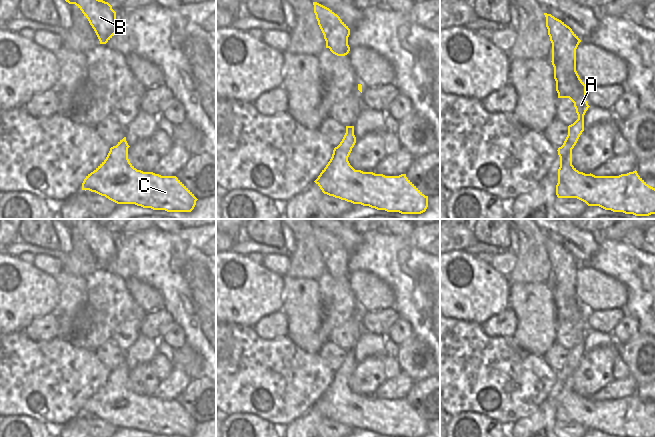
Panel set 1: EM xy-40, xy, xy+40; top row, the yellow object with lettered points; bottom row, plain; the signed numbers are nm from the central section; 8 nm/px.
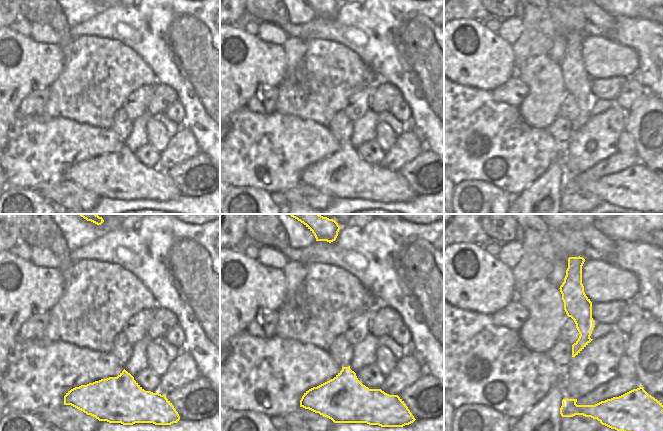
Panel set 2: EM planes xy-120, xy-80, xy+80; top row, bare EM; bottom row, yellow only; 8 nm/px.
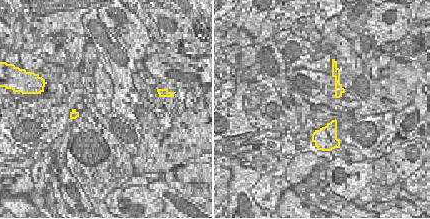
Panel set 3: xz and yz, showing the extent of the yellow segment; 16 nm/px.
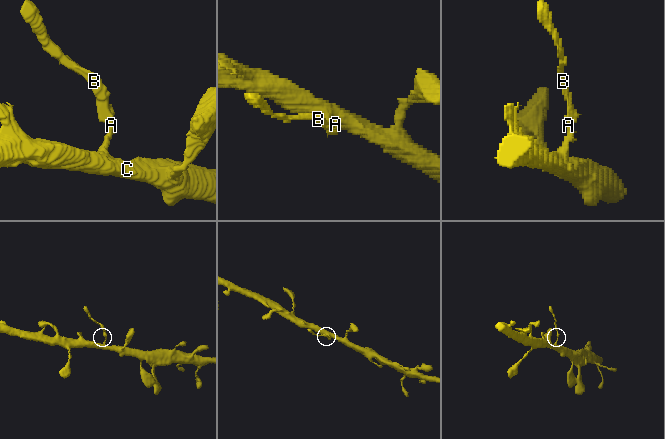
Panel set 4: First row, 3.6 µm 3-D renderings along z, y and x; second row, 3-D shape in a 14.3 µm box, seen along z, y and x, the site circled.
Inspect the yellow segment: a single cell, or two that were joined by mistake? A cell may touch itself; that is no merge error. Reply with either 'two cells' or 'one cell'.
two cells

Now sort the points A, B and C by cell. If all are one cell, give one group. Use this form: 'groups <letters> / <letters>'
groups A B / C

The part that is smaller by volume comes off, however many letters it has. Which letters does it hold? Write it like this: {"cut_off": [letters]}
{"cut_off": ["A", "B"]}

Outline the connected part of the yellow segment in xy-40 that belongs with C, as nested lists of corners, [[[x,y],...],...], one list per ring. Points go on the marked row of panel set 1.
[[[116,146],[111,147],[106,159],[86,176],[82,190],[95,192],[117,204],[135,204],[167,212],[191,212],[198,200],[176,176],[137,170],[128,159],[128,148],[121,150]]]

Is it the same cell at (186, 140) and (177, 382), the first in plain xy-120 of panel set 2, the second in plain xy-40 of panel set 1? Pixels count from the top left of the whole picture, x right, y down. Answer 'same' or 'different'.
same

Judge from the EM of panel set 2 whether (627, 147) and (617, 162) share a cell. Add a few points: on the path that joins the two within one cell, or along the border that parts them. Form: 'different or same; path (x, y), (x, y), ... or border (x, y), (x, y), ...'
different; border (618, 150), (635, 153)

